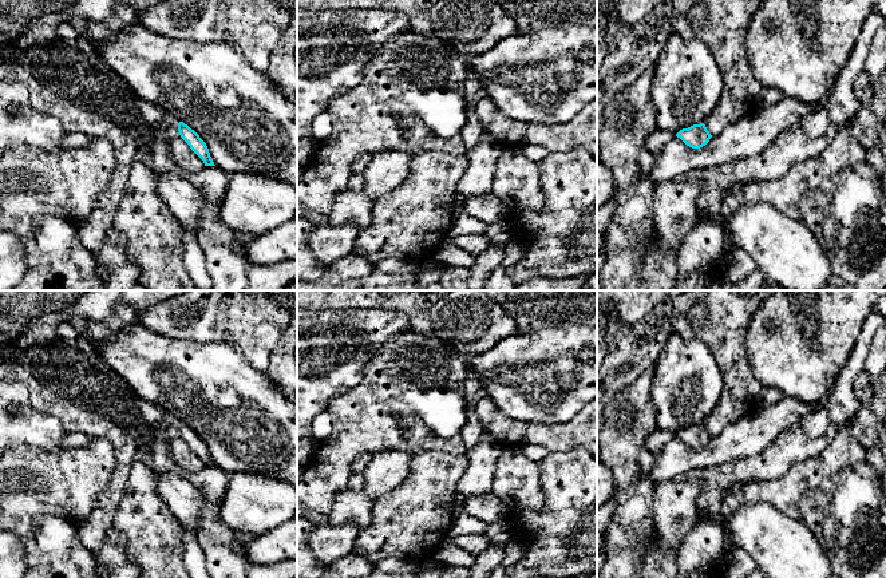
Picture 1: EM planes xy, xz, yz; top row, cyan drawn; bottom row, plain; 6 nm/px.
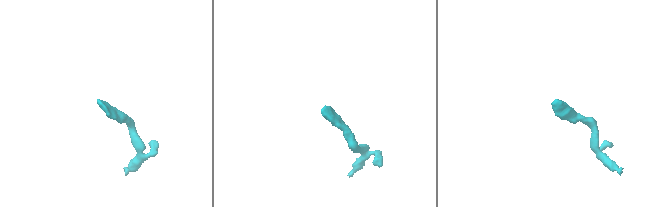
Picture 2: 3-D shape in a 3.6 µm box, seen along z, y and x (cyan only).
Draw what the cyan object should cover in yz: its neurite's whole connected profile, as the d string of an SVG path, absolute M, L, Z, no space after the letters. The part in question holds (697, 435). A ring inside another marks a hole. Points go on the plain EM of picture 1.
M704 423L683 428L676 434L676 436L692 448L700 448L705 446L712 438Z

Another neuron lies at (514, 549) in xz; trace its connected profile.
M521 534L514 535L506 545L505 545L505 555L501 562L503 569L509 567L510 565L517 563L526 551L526 543L522 539Z

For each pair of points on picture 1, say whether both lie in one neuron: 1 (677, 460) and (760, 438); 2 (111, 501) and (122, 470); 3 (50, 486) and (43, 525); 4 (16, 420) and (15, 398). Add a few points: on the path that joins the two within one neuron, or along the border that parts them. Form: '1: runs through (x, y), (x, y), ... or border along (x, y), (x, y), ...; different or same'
1: runs through (697, 458), (712, 455), (734, 439), (740, 439); same
2: runs through (114, 493), (119, 478); same
3: border along (74, 525), (58, 515), (38, 514), (31, 531); different
4: runs through (18, 415), (15, 403); same

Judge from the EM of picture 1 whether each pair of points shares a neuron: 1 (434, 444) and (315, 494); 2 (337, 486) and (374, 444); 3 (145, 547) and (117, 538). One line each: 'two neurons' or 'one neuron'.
1: one neuron
2: one neuron
3: two neurons

